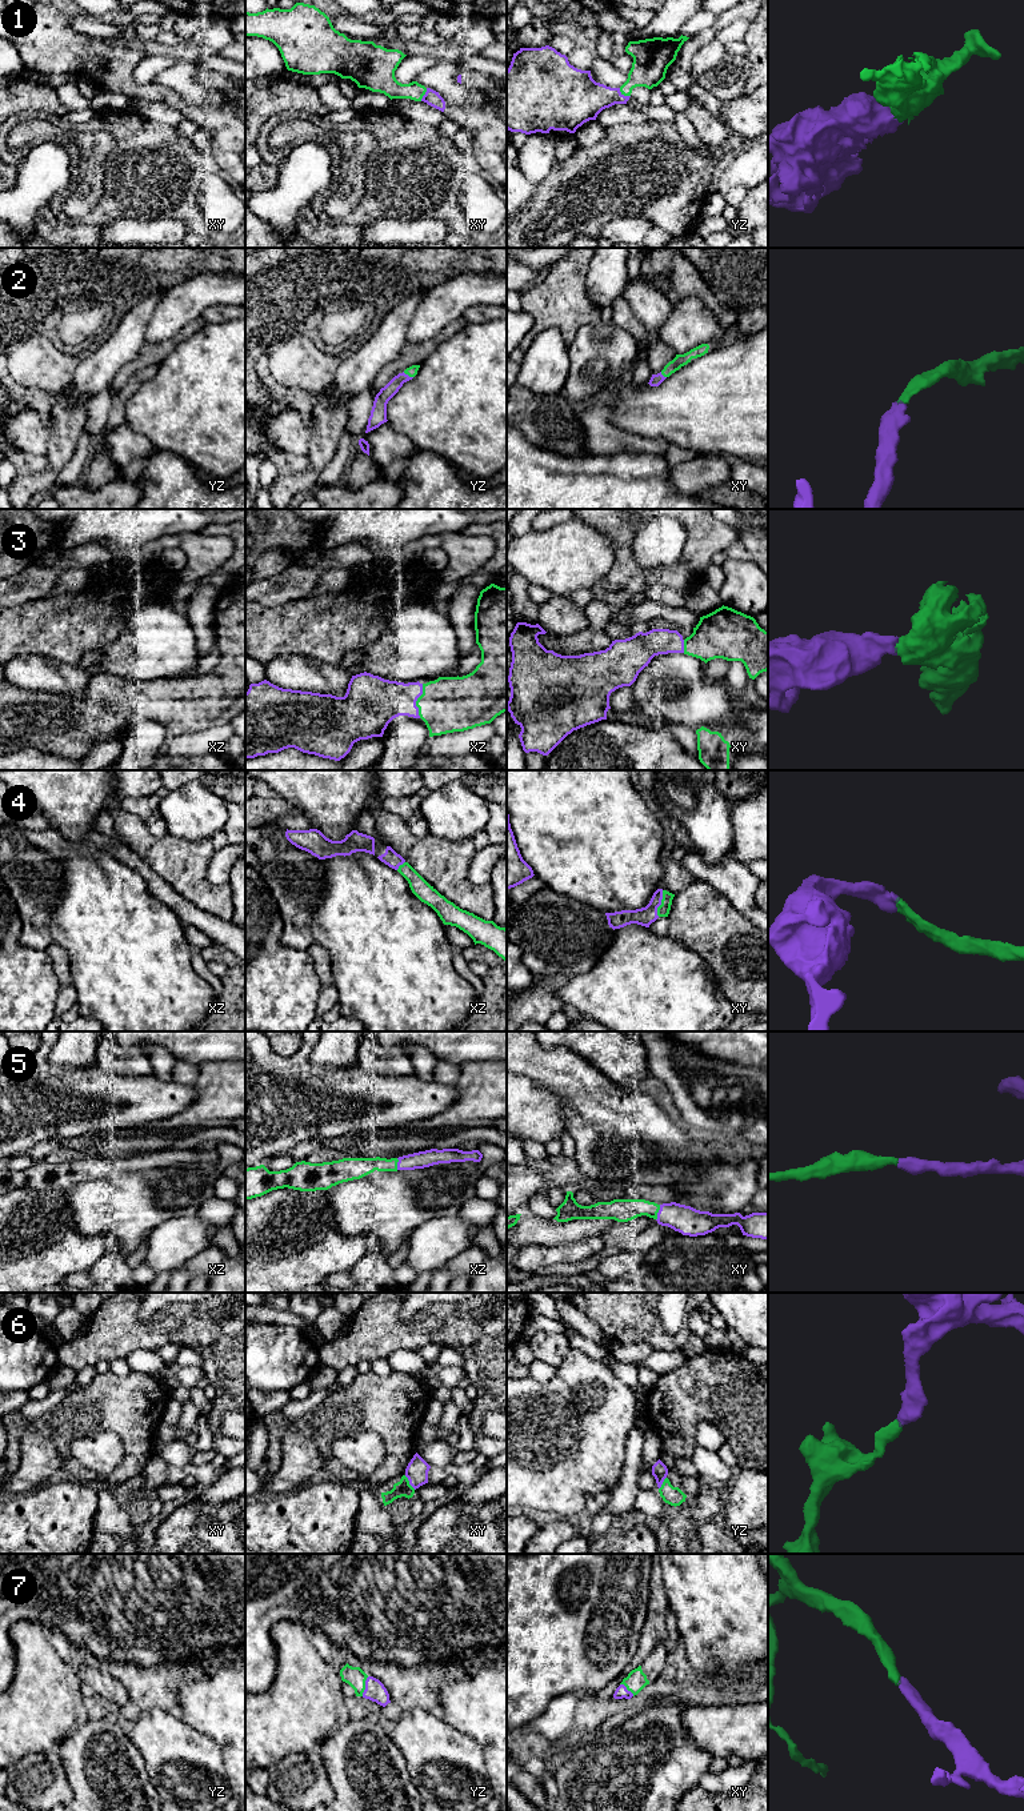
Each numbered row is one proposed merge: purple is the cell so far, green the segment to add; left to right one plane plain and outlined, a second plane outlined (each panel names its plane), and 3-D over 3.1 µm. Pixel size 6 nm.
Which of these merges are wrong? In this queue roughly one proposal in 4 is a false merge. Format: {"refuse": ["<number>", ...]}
{"refuse": []}

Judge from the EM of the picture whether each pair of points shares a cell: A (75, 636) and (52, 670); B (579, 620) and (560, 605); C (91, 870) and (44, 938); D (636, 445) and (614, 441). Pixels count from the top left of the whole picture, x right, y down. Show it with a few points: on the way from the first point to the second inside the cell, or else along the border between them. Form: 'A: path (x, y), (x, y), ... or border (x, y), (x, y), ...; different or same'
A: border (27, 654), (40, 654), (59, 662), (76, 665); different
B: path (575, 620), (564, 609); same
C: border (58, 901), (50, 925), (52, 942); different
D: path (631, 444), (619, 441); same

